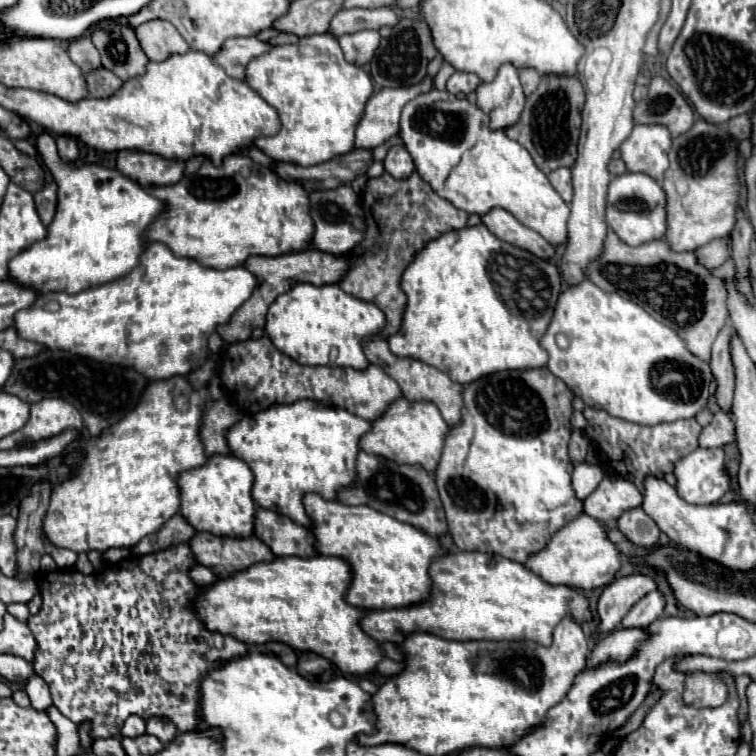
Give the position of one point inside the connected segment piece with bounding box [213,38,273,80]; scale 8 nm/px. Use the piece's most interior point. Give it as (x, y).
(238, 52)

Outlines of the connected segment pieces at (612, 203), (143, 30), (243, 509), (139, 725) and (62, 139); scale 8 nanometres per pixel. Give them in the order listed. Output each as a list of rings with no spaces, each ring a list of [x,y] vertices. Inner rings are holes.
[[[621,174],[609,184],[609,200],[607,200],[607,224],[625,240],[629,246],[639,246],[651,240],[659,240],[667,232],[667,200],[661,184],[657,184],[647,174]]]
[[[151,20],[135,28],[137,40],[151,62],[163,62],[173,54],[189,52],[189,44],[181,38],[177,28],[165,20]]]
[[[211,456],[209,464],[183,472],[177,480],[181,484],[181,514],[197,532],[211,532],[215,536],[249,538],[255,526],[255,502],[251,496],[253,472],[235,456]]]
[[[137,714],[129,716],[129,718],[125,720],[125,724],[123,724],[121,734],[123,734],[123,736],[129,736],[129,738],[145,734],[145,720],[143,720],[141,716],[137,716]]]
[[[59,136],[57,138],[57,150],[63,162],[75,162],[79,158],[79,146],[77,140],[71,136]]]

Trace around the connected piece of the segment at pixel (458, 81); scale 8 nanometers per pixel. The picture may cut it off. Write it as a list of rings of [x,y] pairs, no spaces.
[[[455,72],[455,74],[449,78],[449,82],[447,82],[447,90],[453,92],[453,94],[457,94],[457,92],[469,94],[469,92],[475,92],[479,84],[481,84],[481,80],[479,80],[477,74]]]

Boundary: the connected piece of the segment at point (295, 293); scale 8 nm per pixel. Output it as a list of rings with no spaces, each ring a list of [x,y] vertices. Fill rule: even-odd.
[[[297,284],[269,306],[265,332],[281,354],[299,364],[365,370],[369,360],[365,358],[361,342],[369,336],[379,336],[383,326],[385,314],[375,304],[345,294],[337,284]]]

